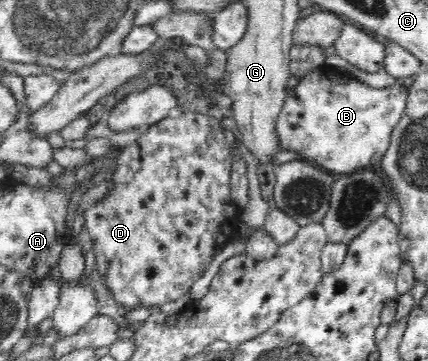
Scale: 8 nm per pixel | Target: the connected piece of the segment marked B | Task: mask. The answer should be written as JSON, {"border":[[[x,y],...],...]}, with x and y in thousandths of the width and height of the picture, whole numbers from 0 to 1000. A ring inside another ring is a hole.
{"border":[[[752,177],[710,208],[696,233],[671,252],[668,274],[643,330],[640,363],[650,382],[652,413],[685,418],[717,454],[741,460],[762,476],[792,488],[827,474],[846,474],[869,457],[883,457],[904,416],[921,349],[932,338],[949,296],[956,244],[939,227],[916,241],[876,247],[862,241],[778,183]]]}

